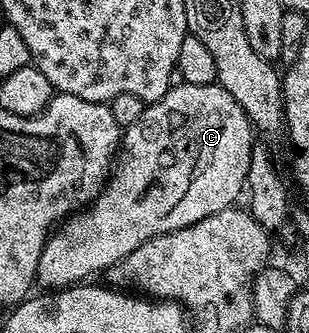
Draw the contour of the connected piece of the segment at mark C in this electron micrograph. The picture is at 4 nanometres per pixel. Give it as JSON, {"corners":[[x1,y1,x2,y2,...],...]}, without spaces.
{"corners":[[218,83,213,85,176,85,167,92,159,101,152,101,146,106,141,115,141,119,137,119,137,123,126,126,125,132,121,137,121,148,117,153,117,160,114,162,113,168,107,178,106,185,103,190,95,196,94,201,90,202,89,207,84,207,74,215,68,216,48,236,45,247,41,251,41,259,39,260,38,284,46,287,51,291,58,291,64,287,70,287,76,283,86,282,94,273,102,274,113,263,117,263,121,259,125,259,125,255,129,255,133,251,137,251,137,247,141,247,141,243,145,243,149,239,153,239,157,235,165,235,177,231,181,227,189,227,193,223,197,223,201,219,205,219,209,215,217,215,217,211,222,209,230,209,236,204,235,201,245,193,247,176,249,175,249,159,251,158,251,147,253,144,253,126,247,112,237,103,237,99,233,99,233,95,229,95,229,91,225,91]]}

